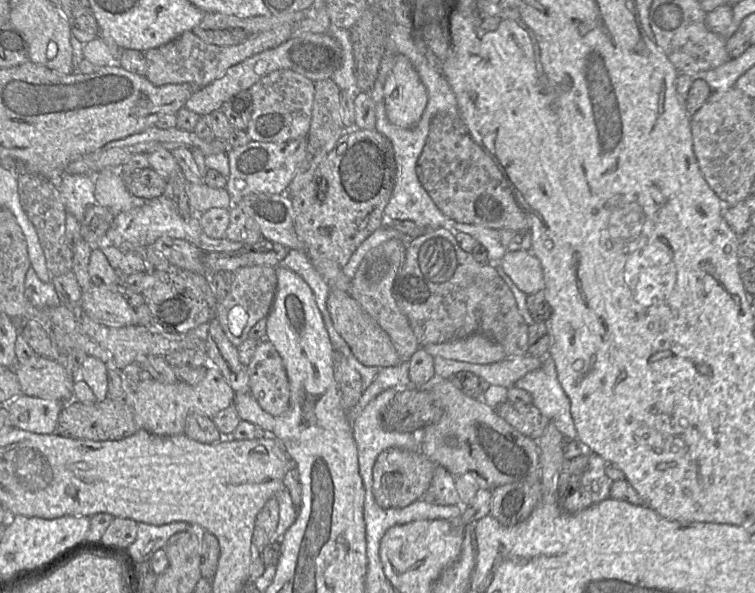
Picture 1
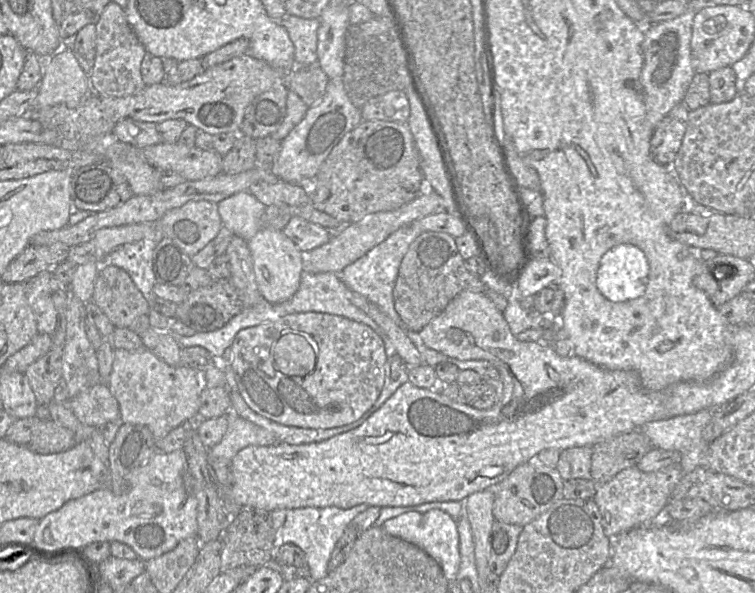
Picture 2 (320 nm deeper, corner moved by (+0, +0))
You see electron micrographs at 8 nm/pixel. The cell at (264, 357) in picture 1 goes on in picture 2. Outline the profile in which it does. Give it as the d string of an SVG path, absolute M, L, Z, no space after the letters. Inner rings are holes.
M320 312L288 314L276 321L239 331L231 349L231 367L245 403L257 414L285 426L329 429L350 424L374 405L384 386L385 363L388 358L382 338L369 326L342 316ZM288 333L303 335L314 349L316 344L315 368L304 377L287 376L276 369L274 348L280 337Z

